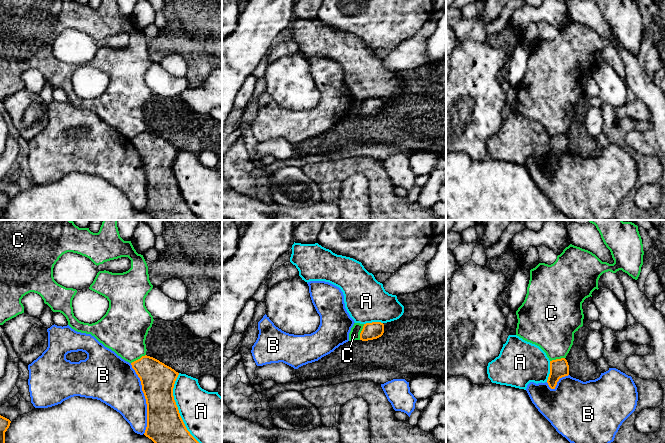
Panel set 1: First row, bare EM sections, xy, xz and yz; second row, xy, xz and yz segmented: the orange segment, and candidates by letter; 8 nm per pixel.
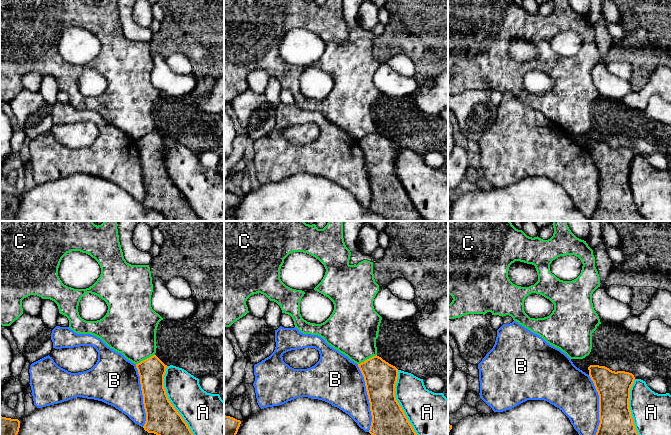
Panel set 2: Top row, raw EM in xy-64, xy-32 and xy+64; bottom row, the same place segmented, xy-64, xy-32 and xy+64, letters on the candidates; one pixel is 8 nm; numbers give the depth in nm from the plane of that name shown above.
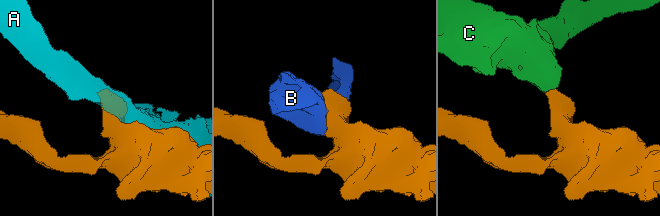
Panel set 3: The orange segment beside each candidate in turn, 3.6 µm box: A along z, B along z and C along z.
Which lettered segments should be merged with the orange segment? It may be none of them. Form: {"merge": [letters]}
{"merge": []}

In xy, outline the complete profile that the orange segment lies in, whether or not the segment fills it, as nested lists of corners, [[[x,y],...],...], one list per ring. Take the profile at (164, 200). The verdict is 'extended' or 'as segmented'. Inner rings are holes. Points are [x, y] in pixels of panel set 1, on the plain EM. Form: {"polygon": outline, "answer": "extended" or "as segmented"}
{"polygon": [[[147,131],[131,141],[140,154],[147,180],[147,203],[144,211],[155,220],[200,220],[187,206],[174,176],[173,164],[179,149]]], "answer": "as segmented"}

